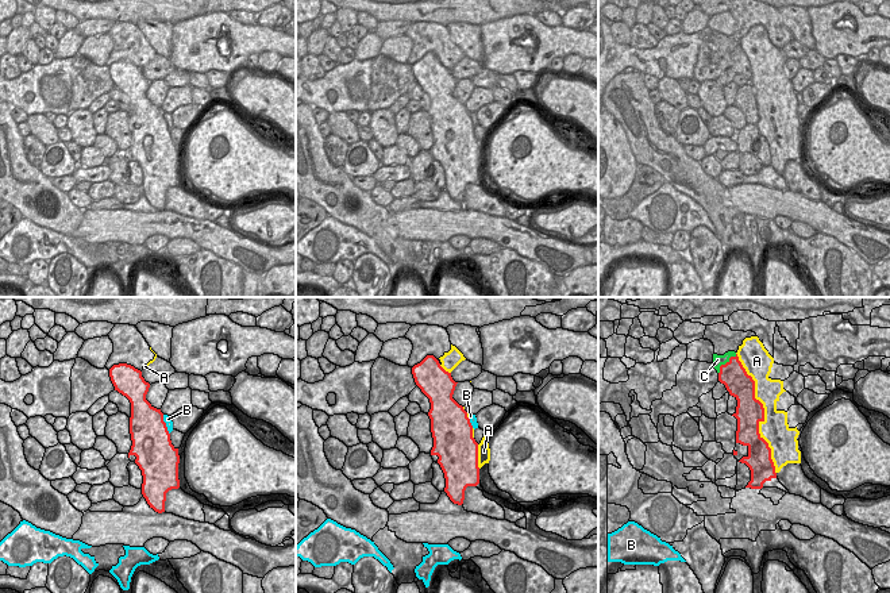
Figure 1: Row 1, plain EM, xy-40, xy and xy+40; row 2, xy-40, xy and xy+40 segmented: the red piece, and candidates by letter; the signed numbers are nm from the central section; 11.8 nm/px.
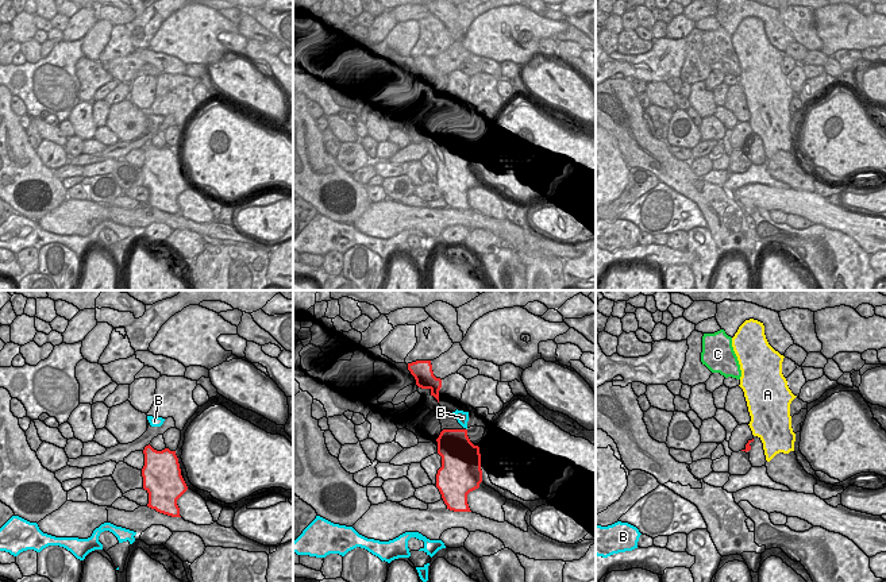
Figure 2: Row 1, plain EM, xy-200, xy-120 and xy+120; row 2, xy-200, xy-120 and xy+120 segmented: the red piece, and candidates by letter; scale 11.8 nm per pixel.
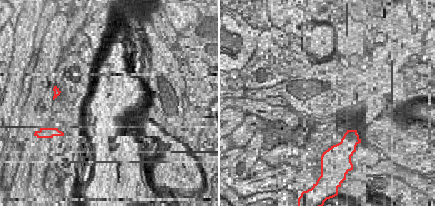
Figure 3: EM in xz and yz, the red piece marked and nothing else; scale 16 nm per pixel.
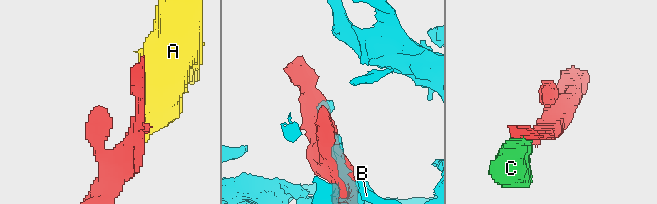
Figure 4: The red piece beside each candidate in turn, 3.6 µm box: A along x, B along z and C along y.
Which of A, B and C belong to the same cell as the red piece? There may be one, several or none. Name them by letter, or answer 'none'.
A

